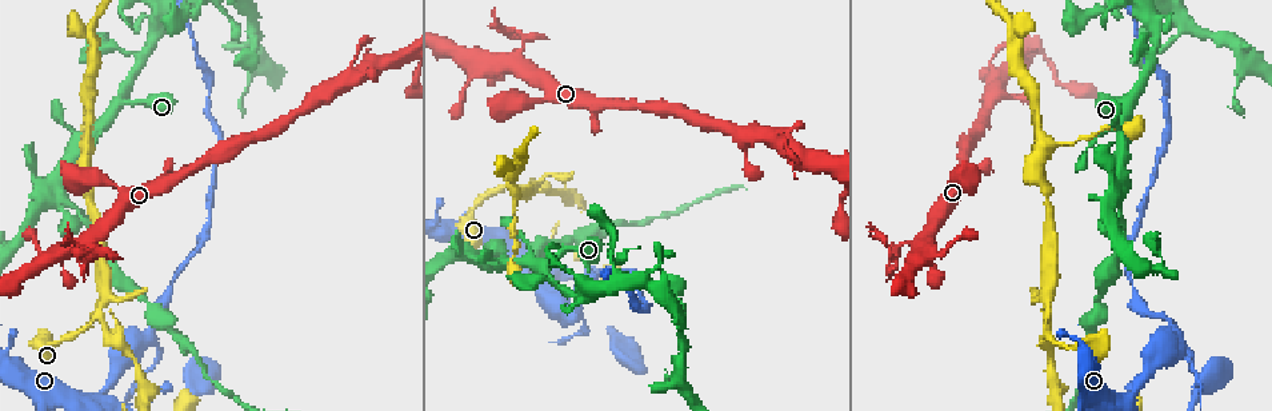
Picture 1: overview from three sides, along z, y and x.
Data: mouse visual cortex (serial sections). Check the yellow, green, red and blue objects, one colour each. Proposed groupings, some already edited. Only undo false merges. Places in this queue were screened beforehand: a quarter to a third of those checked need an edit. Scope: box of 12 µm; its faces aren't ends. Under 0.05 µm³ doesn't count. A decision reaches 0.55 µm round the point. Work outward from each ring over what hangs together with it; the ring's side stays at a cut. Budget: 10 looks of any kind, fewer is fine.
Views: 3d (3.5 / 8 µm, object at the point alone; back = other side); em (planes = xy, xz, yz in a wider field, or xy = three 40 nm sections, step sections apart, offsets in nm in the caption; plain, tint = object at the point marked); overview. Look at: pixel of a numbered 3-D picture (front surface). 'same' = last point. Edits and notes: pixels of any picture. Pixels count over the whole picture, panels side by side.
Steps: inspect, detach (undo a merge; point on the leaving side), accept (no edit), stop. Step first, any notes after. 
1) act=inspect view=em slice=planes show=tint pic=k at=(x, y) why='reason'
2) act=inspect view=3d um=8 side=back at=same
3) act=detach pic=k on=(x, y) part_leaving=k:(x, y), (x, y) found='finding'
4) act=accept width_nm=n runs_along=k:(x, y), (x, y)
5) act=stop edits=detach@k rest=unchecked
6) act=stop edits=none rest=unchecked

act=inspect view=3d um=3.5 pic=1 at=(147, 336) why='calibre changes'

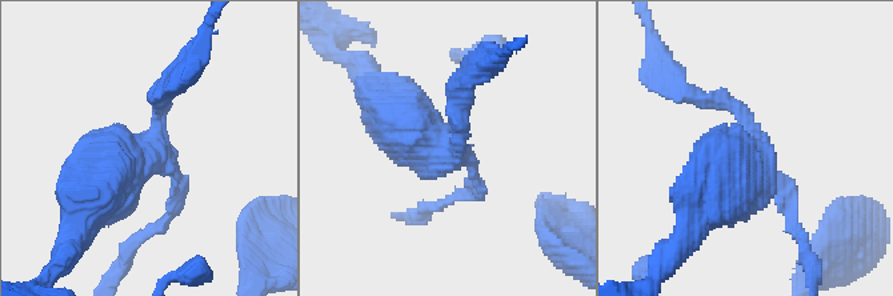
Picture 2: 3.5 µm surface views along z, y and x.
act=inspect view=em slice=xy step=1 show=tint pic=2 at=(153, 146)

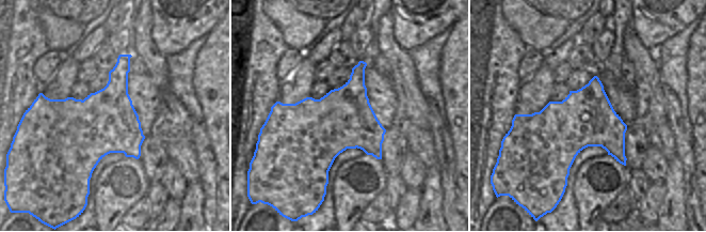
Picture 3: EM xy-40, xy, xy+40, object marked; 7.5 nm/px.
act=detach pic=2 on=(704, 98) part_leaving=2:(151, 147), (160, 90), (172, 86) found='a second cell is stuck on'

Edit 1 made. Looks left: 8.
act=inspect view=3d um=8 side=back pic=1 at=(96, 315) why='branch point'

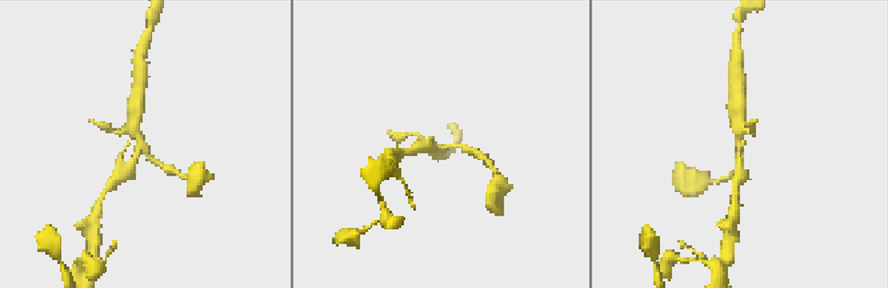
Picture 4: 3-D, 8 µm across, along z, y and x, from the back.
act=inspect view=em slice=xy step=1 show=tint pic=4 at=(441, 151) arms=3 arm_widths_nm=200,200,300 why='now the EM'

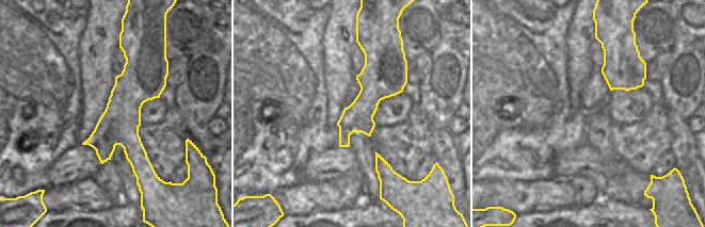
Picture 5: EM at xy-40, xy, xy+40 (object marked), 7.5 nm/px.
act=accept runs_along=4:(172, 171), (138, 144), (132, 110) found='all the same cell'

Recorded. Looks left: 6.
act=inspect view=3d um=3.5 pic=1 at=(894, 251) why='sharp bend'

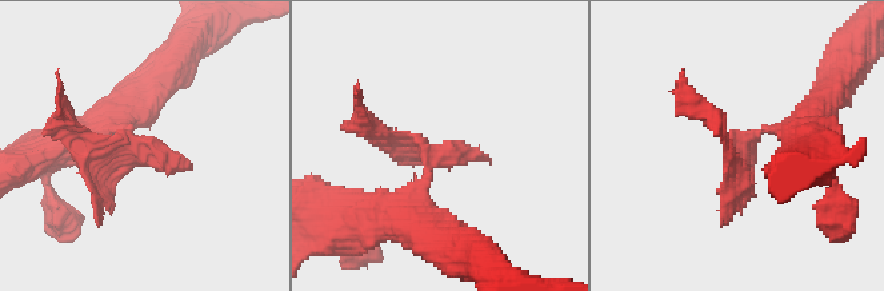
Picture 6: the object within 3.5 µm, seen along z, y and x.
act=detach pic=6 on=(402, 156) part_leaving=6:(428, 166), (359, 111) found='two cells meet here'

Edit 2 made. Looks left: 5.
act=inspect view=overview why='see it whole again'

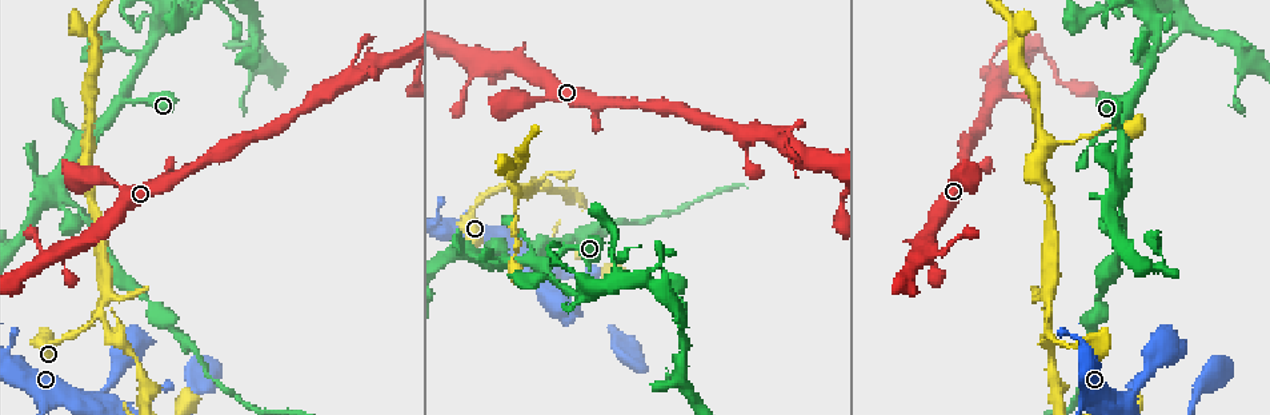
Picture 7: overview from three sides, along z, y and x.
act=inspect view=em slice=planes show=tint pic=7 at=(350, 76) why='sudden change in width'

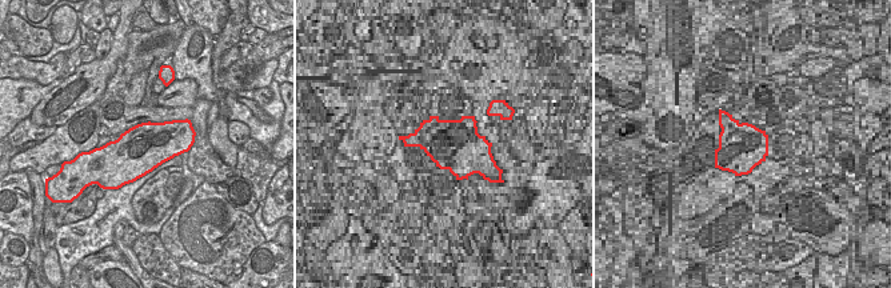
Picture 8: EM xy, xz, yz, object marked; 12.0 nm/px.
act=inspect view=3d um=3.5 at=same why='wider look'

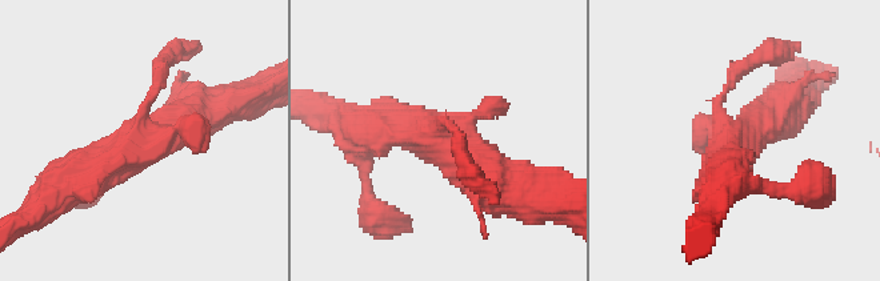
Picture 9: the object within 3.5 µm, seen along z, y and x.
act=accept width_nm=550 runs_along=9:(66, 183), (212, 108) found='all the same cell'

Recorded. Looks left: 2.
act=stop edits=detach@2,detach@6 rest=unchecked

